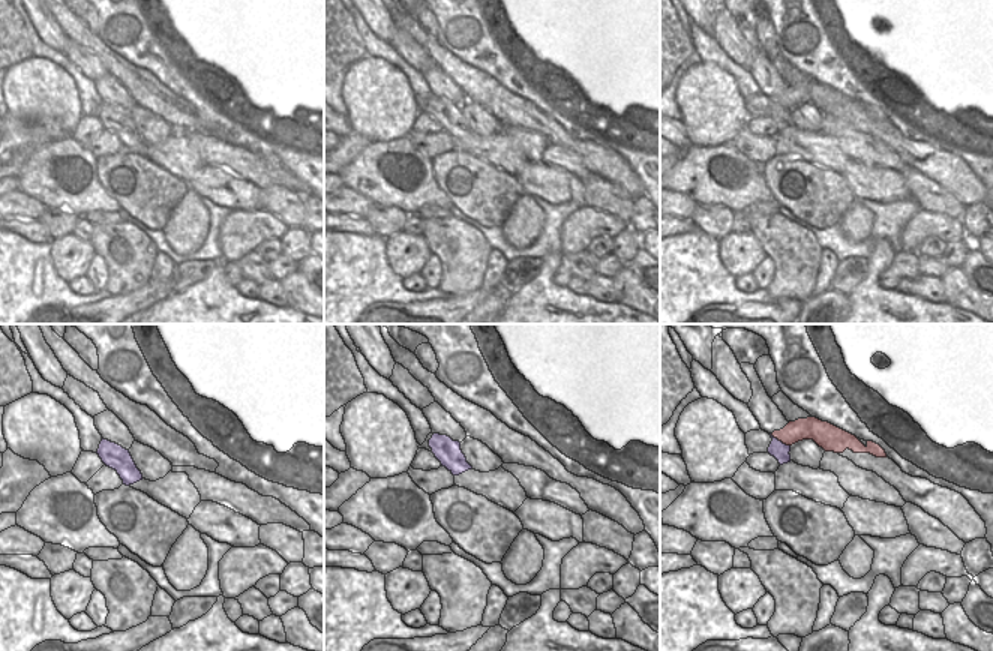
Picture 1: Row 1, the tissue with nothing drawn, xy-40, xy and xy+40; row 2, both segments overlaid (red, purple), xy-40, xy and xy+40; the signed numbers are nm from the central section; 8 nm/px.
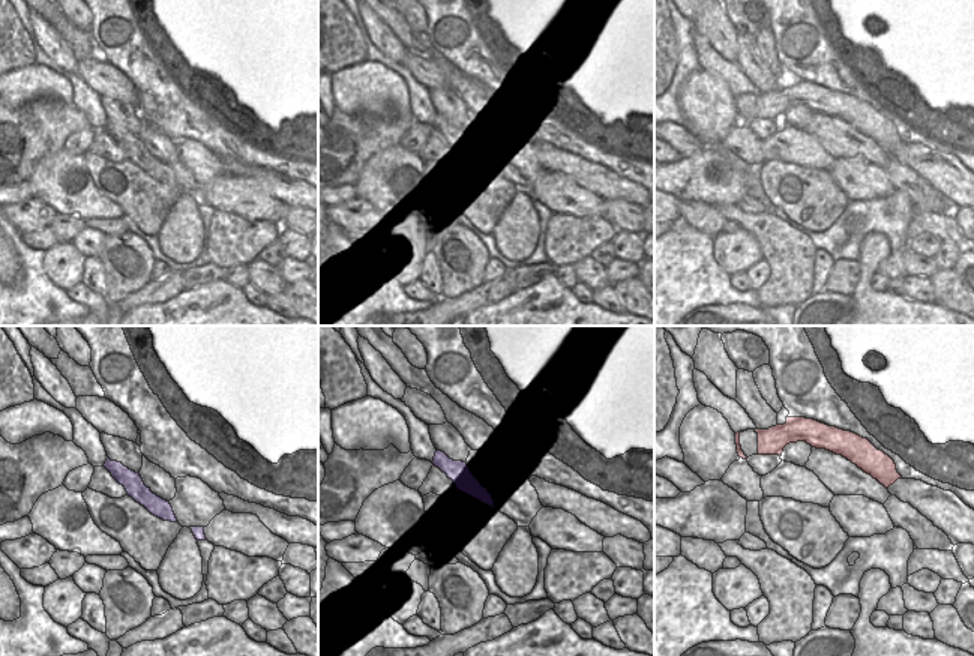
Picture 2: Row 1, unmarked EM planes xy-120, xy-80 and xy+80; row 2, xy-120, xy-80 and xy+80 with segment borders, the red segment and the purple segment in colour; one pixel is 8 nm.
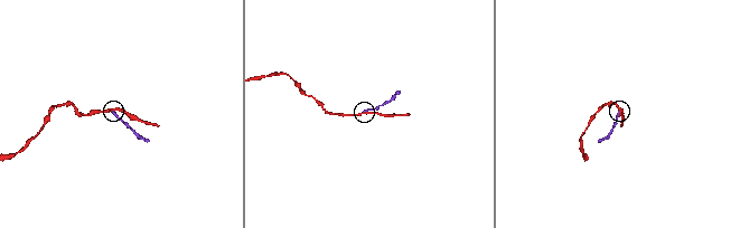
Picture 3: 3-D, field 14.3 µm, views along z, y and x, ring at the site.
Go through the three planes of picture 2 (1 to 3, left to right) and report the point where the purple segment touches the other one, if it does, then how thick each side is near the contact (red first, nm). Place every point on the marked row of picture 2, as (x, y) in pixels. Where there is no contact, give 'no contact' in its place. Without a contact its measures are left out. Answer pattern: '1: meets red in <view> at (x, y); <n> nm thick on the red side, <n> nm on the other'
1: no contact
2: no contact
3: no contact

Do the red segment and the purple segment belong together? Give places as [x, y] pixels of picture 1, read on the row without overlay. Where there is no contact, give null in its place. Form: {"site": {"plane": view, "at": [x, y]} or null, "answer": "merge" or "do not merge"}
{"site": {"plane": "xy+40", "at": [780, 104]}, "answer": "do not merge"}

